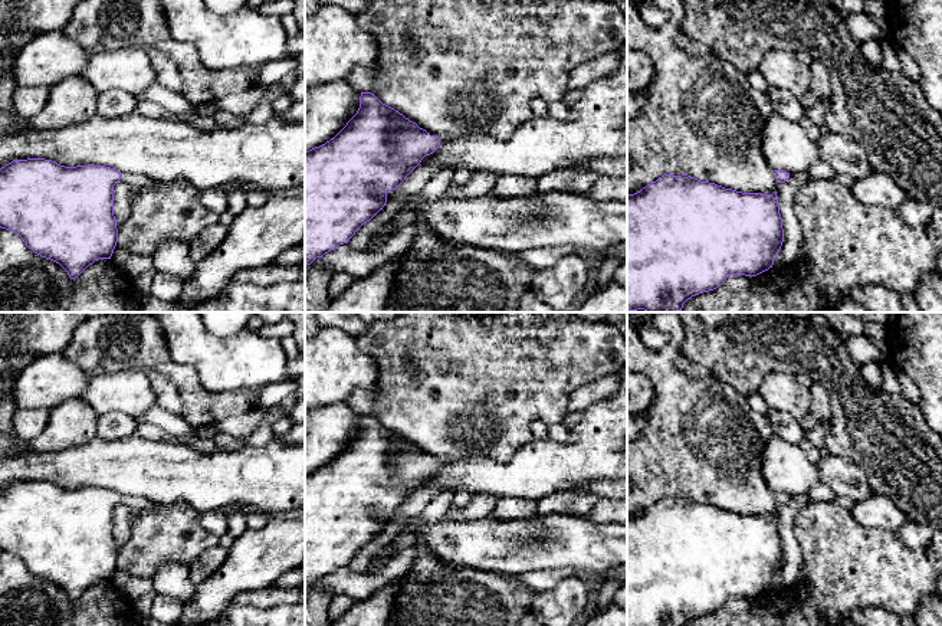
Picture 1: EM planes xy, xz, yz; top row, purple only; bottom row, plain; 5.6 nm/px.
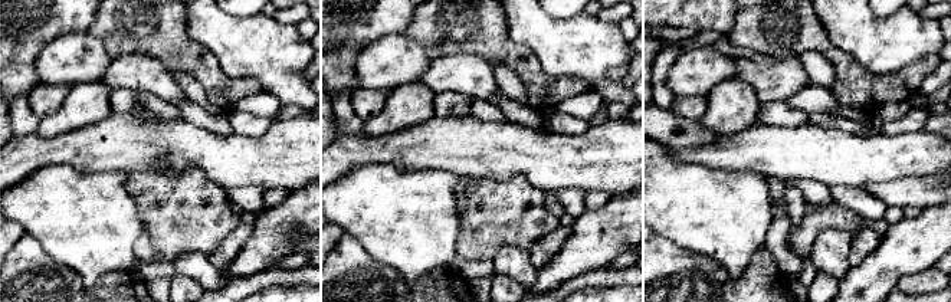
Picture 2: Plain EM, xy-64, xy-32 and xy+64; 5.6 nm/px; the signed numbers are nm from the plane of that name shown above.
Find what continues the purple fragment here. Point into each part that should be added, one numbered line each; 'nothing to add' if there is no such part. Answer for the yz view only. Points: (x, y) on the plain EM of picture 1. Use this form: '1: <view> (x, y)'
nothing to add

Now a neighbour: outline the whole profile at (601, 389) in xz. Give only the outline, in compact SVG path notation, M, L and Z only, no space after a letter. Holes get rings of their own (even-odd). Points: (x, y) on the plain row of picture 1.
M614 374L601 377L600 380L585 384L575 390L568 400L568 412L582 412L591 403L610 397L618 387L620 378Z

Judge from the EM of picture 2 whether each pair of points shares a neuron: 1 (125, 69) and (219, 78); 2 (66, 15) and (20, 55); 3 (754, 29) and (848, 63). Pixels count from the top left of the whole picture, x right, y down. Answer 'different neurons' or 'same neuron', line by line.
1: different neurons
2: same neuron
3: same neuron

